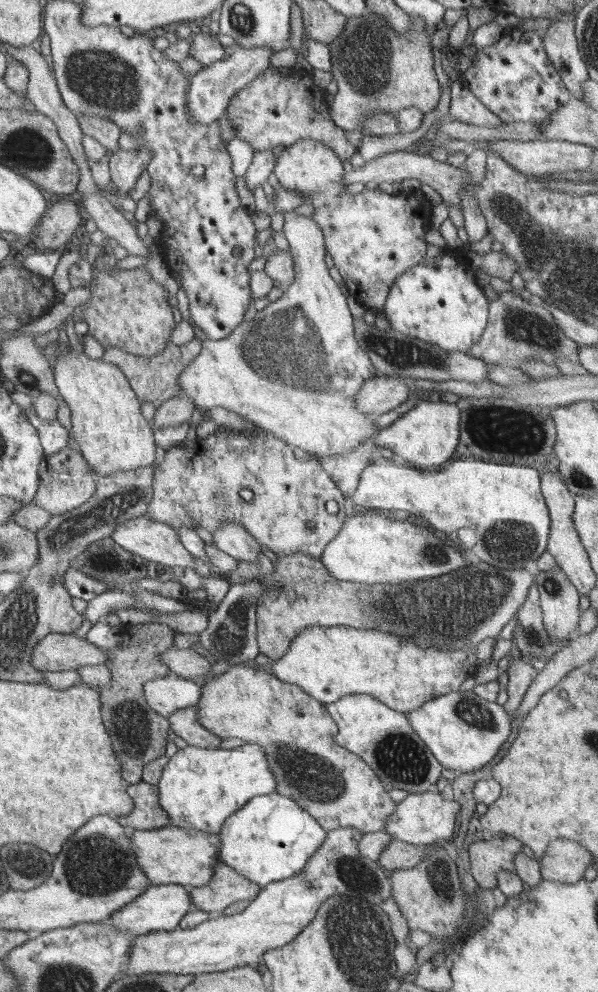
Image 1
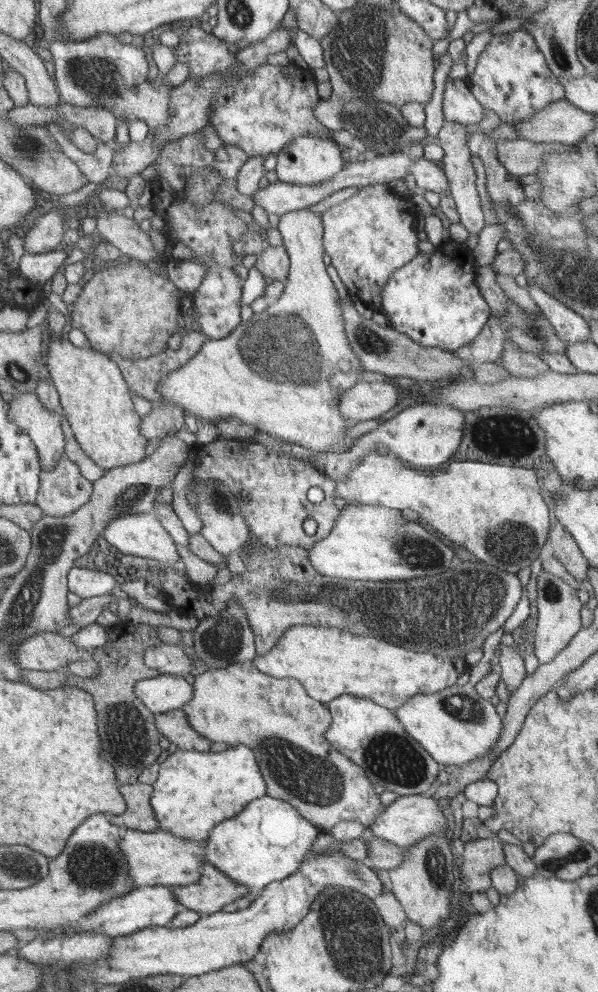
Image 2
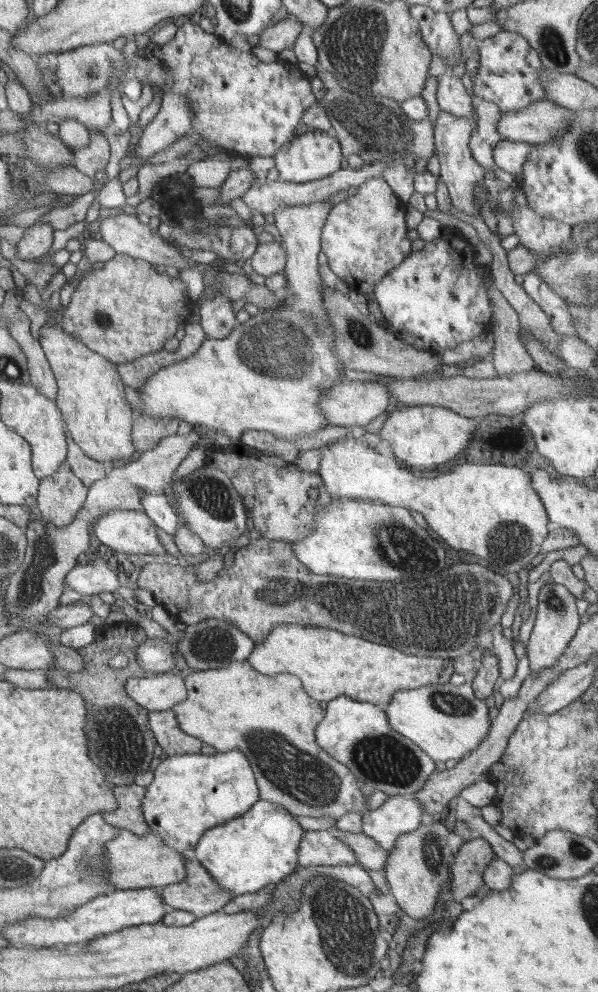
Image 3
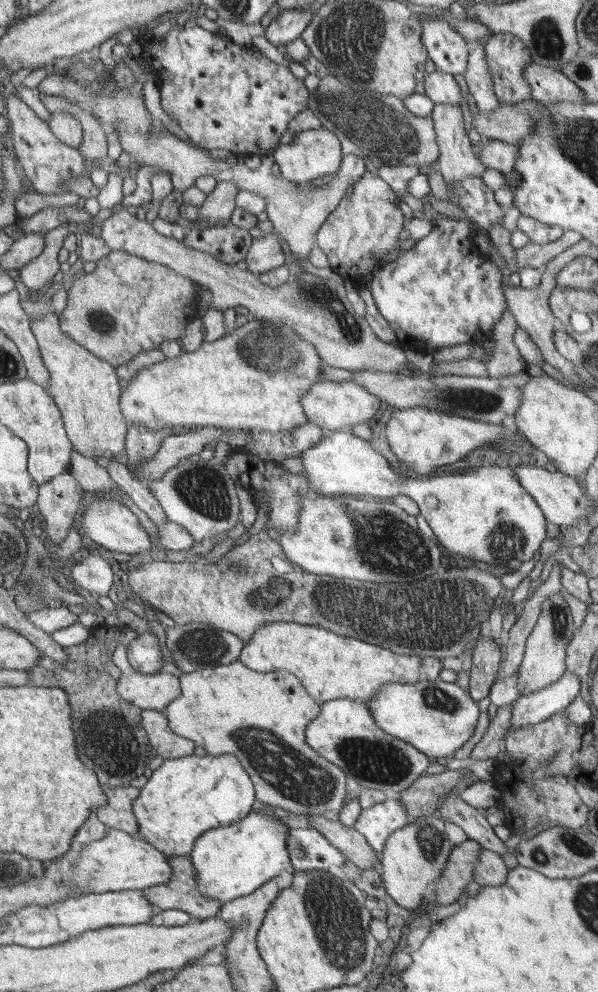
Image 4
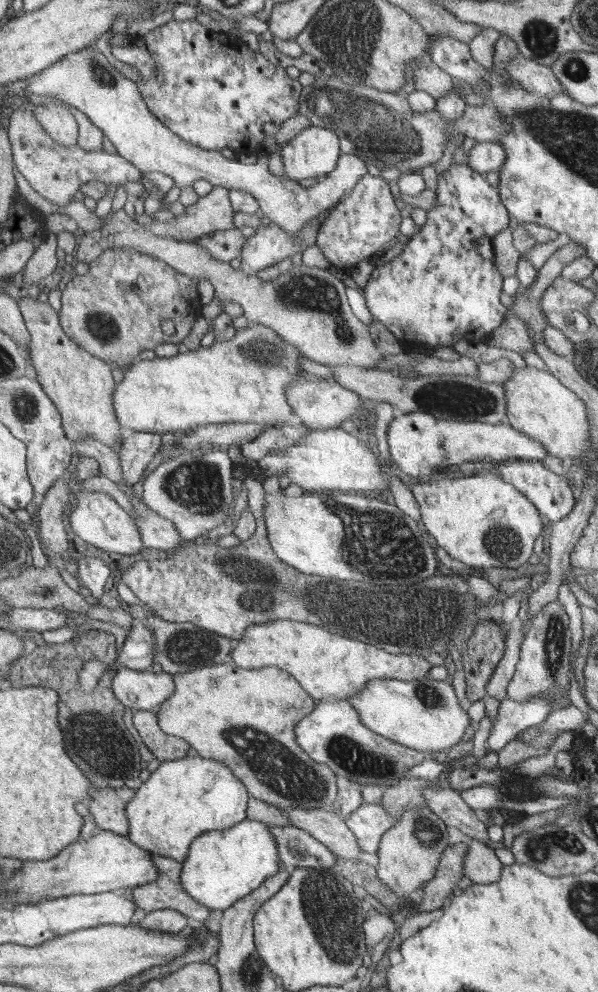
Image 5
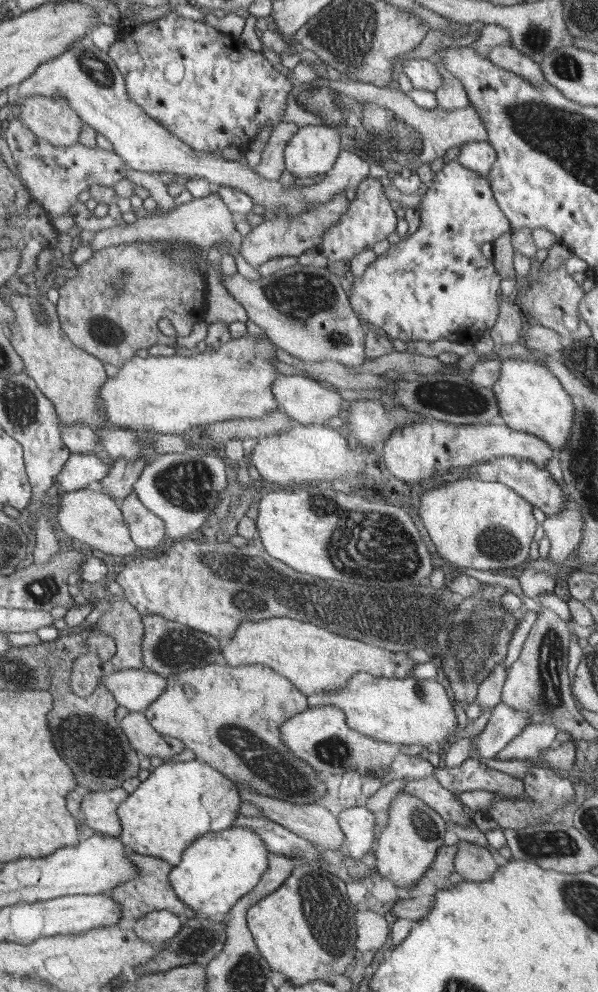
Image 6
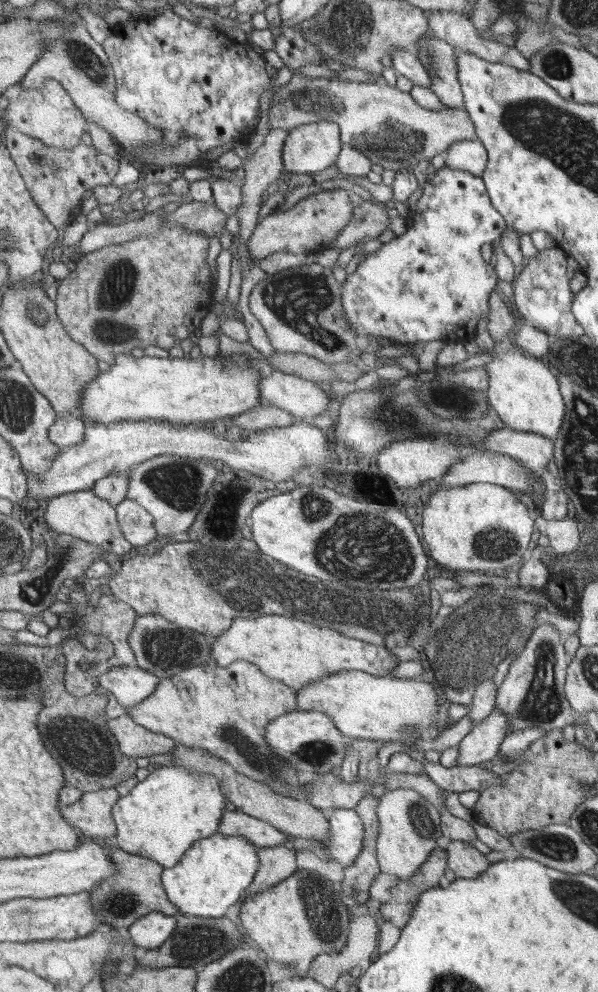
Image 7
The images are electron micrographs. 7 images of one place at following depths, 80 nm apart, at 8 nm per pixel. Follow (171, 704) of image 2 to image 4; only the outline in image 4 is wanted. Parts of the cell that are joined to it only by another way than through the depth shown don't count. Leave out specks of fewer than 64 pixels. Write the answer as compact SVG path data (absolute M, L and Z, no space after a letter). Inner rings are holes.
M124 645L116 646L111 659L123 672L117 691L126 703L136 705L142 710L164 711L173 700L181 696L181 681L174 674L164 670L142 674L132 669Z

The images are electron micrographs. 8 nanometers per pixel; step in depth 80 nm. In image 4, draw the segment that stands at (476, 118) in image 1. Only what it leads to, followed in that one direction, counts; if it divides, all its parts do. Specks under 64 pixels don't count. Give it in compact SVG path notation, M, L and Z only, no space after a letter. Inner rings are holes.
M436 69L430 75L425 75L424 87L426 95L434 101L435 105L453 104L460 106L460 102L462 102L462 92L454 75L442 72L439 69Z

